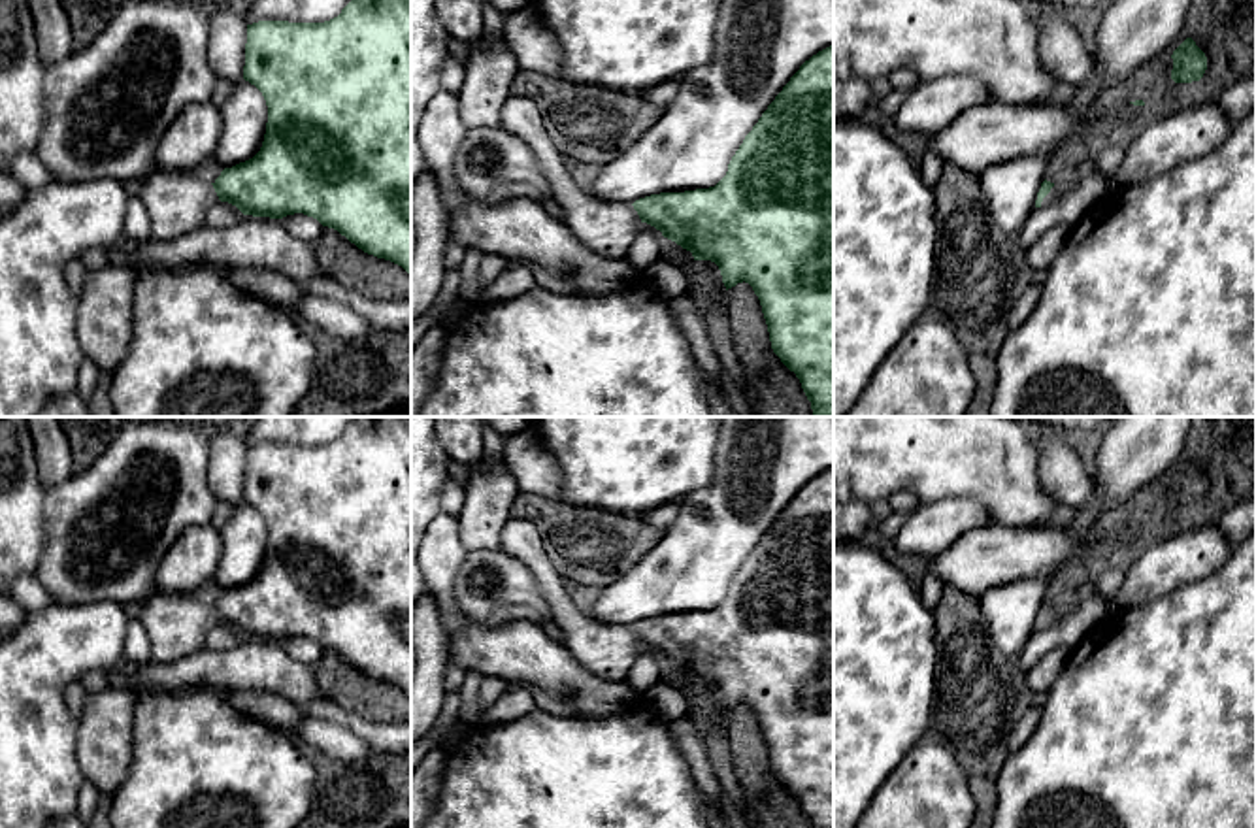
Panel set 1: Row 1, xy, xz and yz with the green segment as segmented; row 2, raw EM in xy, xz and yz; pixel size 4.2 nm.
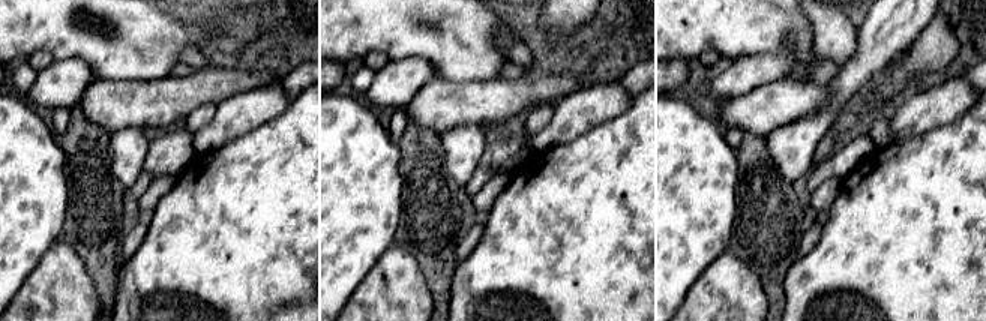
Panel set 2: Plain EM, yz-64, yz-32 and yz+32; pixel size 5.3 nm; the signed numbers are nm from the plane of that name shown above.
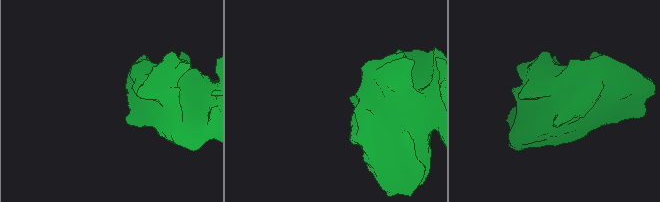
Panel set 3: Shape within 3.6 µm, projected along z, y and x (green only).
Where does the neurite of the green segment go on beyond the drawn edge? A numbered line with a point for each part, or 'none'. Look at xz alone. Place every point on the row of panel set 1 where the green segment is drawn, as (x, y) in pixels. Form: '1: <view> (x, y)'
1: xz (608, 229)

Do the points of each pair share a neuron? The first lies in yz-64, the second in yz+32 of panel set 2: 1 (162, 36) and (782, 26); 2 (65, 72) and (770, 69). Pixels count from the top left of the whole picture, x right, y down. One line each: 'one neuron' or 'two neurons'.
1: one neuron
2: one neuron

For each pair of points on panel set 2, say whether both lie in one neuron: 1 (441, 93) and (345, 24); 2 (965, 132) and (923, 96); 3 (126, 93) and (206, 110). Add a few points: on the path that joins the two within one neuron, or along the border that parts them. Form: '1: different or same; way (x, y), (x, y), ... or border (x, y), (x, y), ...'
1: different; border (437, 75), (446, 80), (471, 81)
2: different; border (970, 108), (953, 120), (920, 135)
3: different; border (215, 104), (200, 104), (186, 116)

